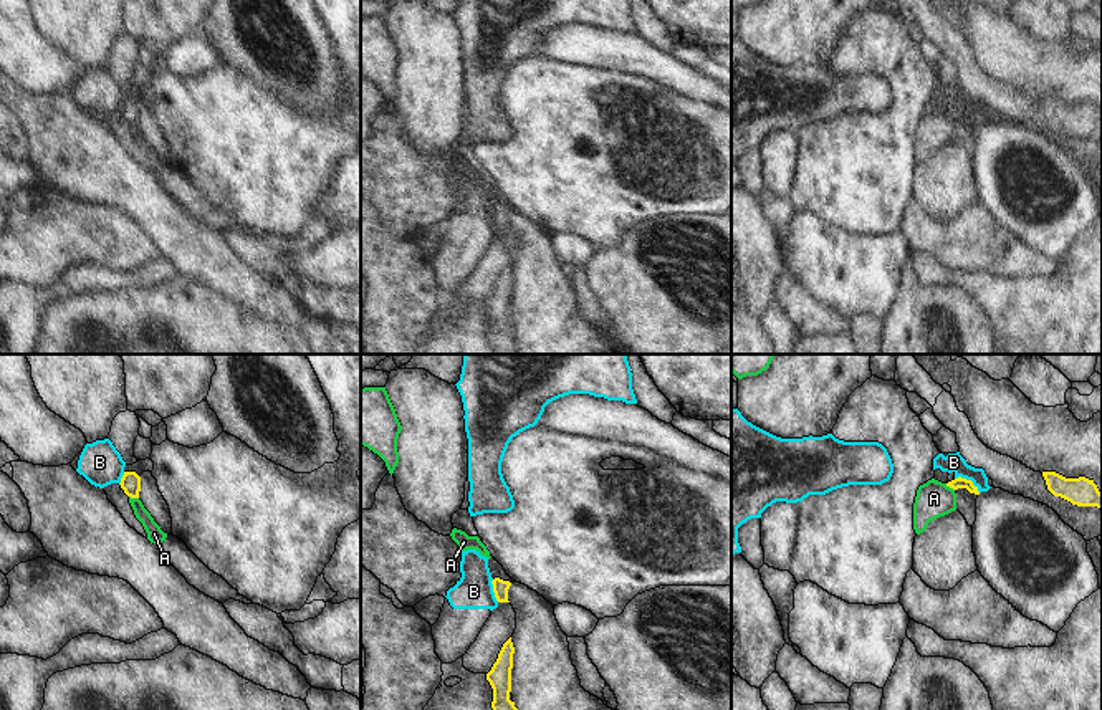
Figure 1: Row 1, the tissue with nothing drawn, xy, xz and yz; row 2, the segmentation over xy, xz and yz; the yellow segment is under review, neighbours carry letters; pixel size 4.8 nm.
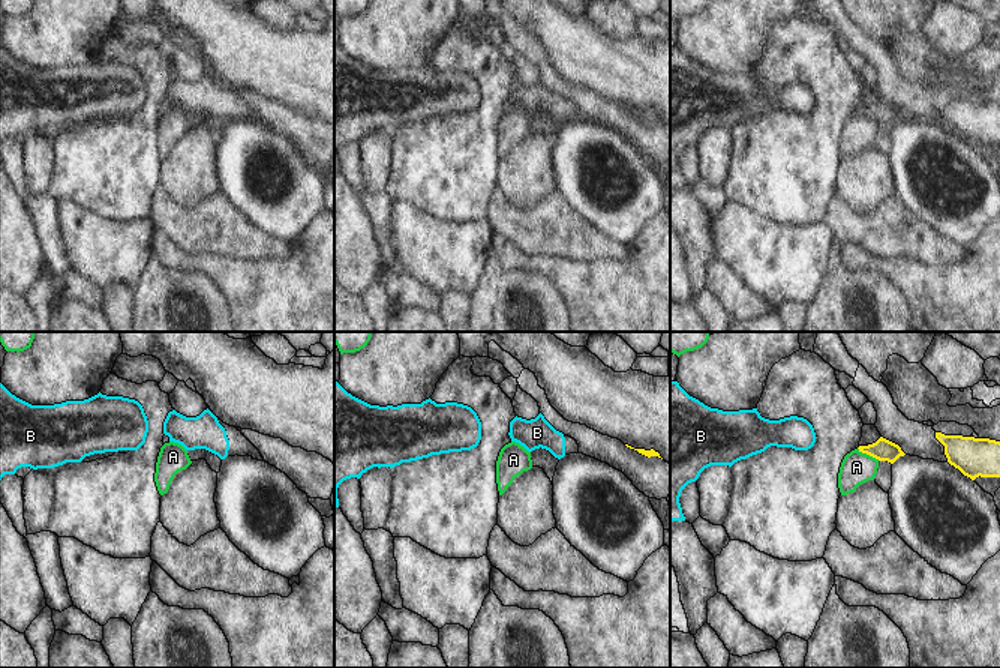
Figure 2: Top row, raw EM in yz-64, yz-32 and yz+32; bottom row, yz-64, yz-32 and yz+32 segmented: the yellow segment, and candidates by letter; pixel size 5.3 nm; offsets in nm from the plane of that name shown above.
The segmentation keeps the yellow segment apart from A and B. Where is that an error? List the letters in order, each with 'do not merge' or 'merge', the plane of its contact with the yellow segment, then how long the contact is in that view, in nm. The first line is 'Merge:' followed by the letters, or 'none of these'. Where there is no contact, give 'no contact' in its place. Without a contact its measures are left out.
Merge: none of these
A: do not merge; meets yellow in yz; contact 60 nm long
B: do not merge; meets yellow in yz; contact 150 nm long

